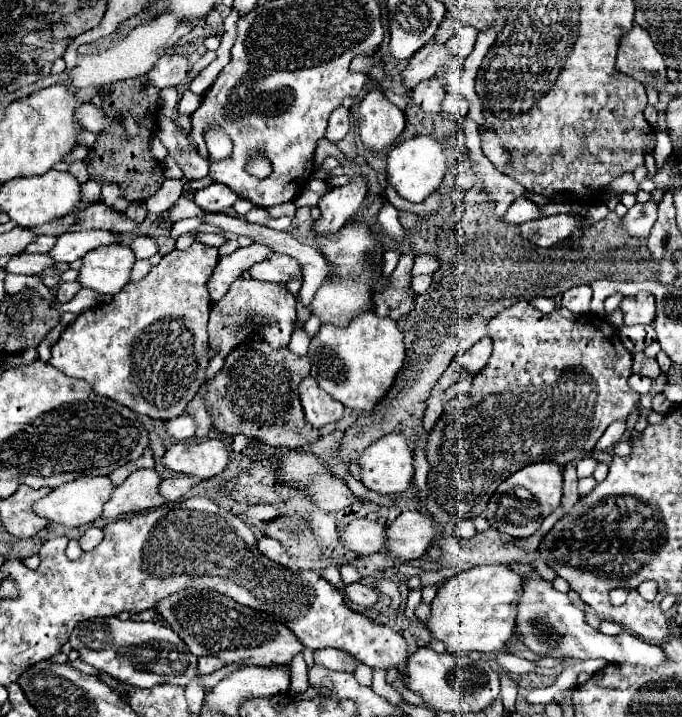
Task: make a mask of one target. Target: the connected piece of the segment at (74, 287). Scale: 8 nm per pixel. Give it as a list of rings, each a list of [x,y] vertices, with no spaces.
[[[74,281],[74,283],[60,283],[60,287],[56,291],[56,299],[60,303],[68,303],[80,289],[82,289],[82,285],[78,281]]]

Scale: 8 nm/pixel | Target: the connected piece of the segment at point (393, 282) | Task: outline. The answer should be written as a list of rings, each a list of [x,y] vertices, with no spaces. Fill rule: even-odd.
[[[404,253],[394,269],[394,273],[388,277],[388,291],[380,291],[374,295],[374,313],[378,317],[388,317],[394,321],[404,319],[414,303],[414,291],[410,287],[410,271],[414,263],[414,253]]]

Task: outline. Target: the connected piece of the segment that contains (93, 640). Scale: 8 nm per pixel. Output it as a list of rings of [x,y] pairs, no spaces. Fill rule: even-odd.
[[[116,617],[88,619],[74,627],[70,635],[70,645],[72,649],[80,651],[80,659],[86,661],[88,665],[134,687],[154,687],[162,683],[186,687],[190,681],[200,679],[200,685],[204,689],[210,689],[216,683],[220,683],[228,673],[240,667],[234,663],[234,665],[222,667],[214,675],[202,675],[198,671],[198,657],[194,657],[188,651],[182,639],[170,627],[164,627],[152,621],[148,623],[132,621],[132,619],[120,621]]]

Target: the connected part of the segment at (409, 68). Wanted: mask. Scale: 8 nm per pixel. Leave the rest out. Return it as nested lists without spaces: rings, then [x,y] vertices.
[[[428,43],[424,45],[402,71],[402,83],[406,89],[416,87],[420,81],[436,77],[440,67],[448,65],[448,49],[446,45]]]

